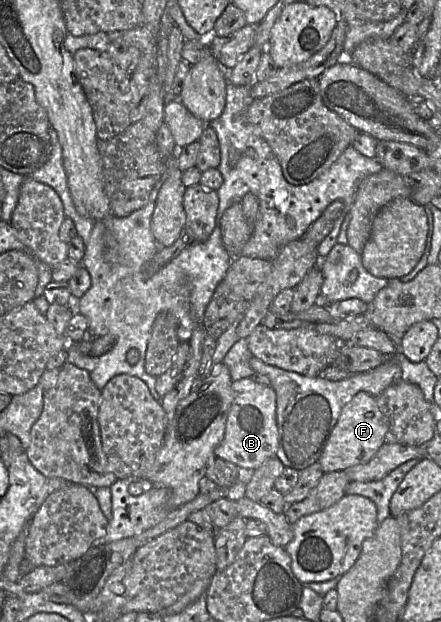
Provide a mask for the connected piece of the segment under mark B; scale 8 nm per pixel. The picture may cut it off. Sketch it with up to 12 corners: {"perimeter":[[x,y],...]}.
{"perimeter":[[232,382],[216,458],[254,471],[276,456],[276,393]]}

